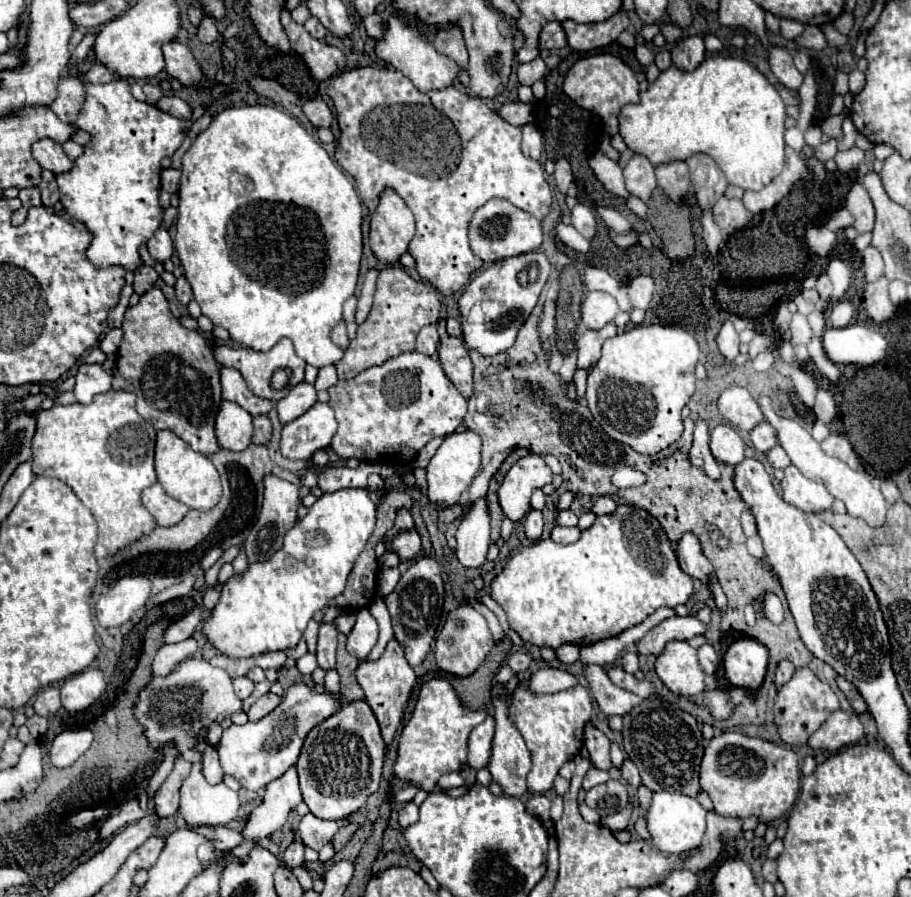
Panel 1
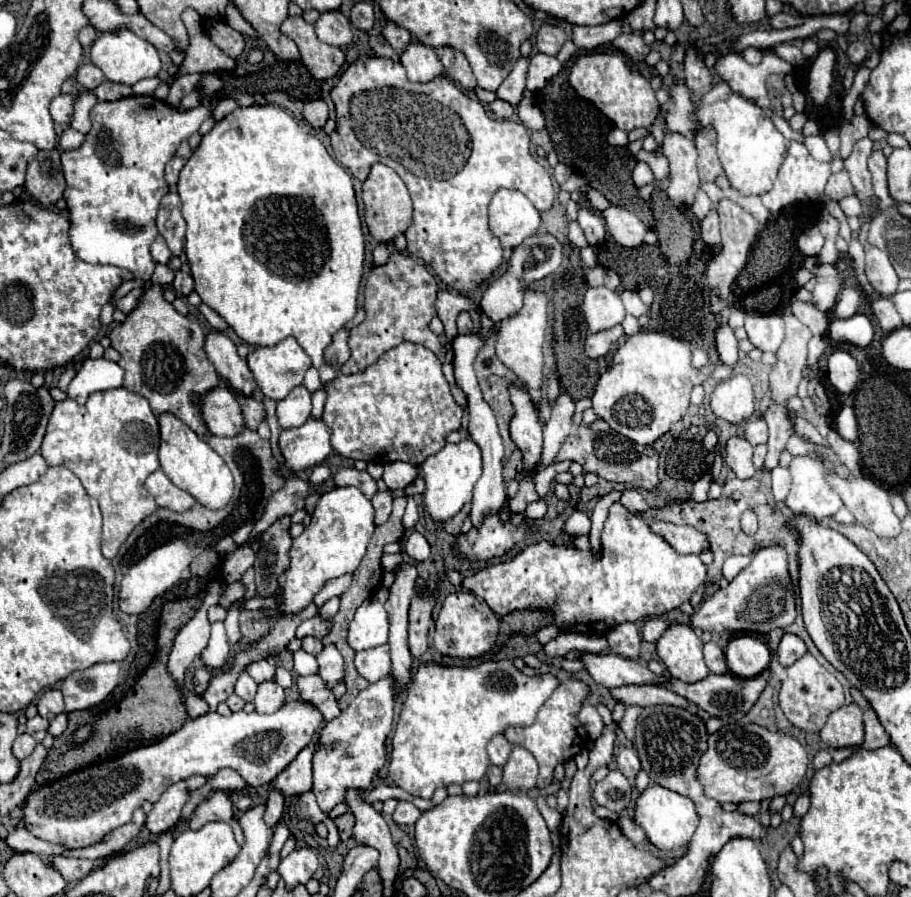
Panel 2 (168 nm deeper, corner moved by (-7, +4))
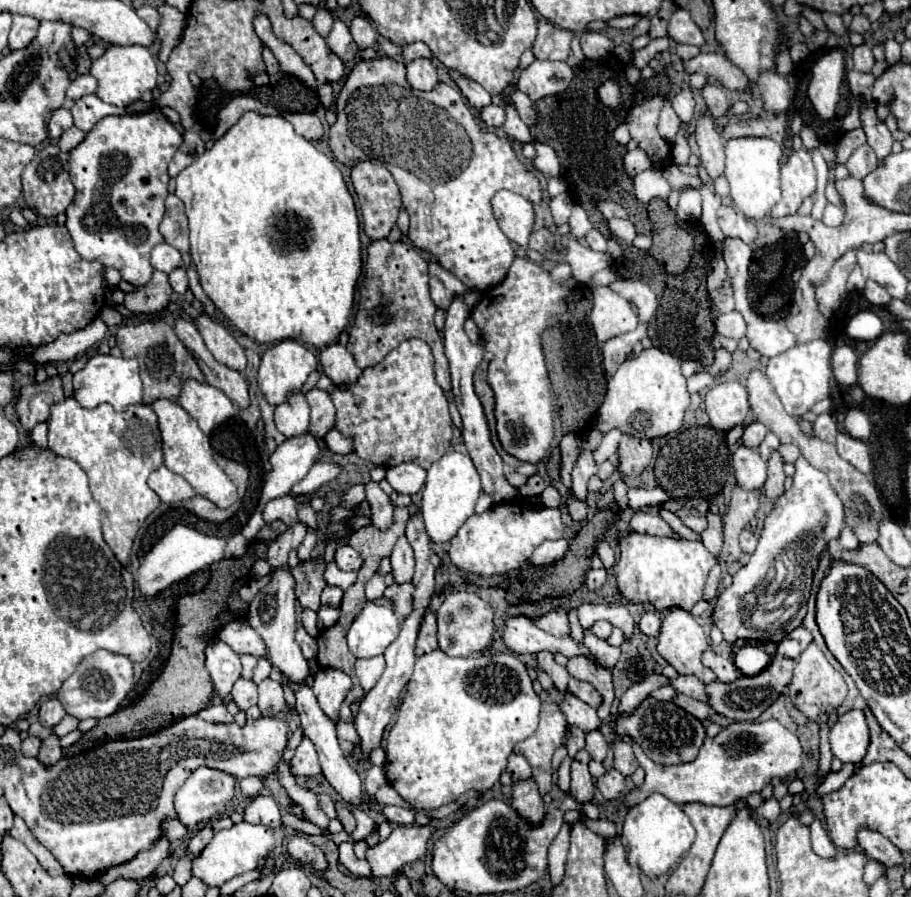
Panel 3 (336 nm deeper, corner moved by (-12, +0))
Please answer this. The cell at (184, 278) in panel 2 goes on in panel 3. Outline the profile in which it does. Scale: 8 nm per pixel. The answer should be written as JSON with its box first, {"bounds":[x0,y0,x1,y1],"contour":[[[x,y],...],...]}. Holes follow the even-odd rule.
{"bounds":[170,268,188,294],"contour":[[[176,268],[170,272],[170,286],[174,292],[178,294],[184,294],[188,290],[188,276],[186,276],[186,270],[184,268]]]}

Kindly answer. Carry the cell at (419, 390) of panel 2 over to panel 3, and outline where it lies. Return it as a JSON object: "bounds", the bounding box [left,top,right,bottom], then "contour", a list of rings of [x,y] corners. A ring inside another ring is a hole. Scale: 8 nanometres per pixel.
{"bounds":[330,340,452,468],"contour":[[[406,340],[394,348],[382,362],[366,368],[362,376],[352,384],[338,384],[330,392],[336,406],[334,428],[354,442],[354,454],[362,460],[392,468],[402,462],[416,462],[422,468],[430,468],[432,462],[440,460],[450,450],[452,440],[452,418],[448,412],[448,400],[444,390],[440,390],[434,376],[434,356],[424,340]]]}

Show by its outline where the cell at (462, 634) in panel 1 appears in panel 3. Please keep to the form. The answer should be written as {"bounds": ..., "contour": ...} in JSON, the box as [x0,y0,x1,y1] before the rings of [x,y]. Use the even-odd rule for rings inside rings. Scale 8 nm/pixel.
{"bounds":[438,592,494,656],"contour":[[[452,592],[444,598],[438,610],[438,644],[448,656],[470,656],[484,652],[494,636],[494,612],[492,608],[472,592]]]}

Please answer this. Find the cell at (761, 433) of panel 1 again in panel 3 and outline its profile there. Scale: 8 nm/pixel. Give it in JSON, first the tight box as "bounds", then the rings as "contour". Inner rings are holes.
{"bounds":[742,422,768,448],"contour":[[[754,422],[754,424],[746,426],[746,430],[742,434],[742,442],[748,448],[758,448],[762,444],[762,440],[766,438],[766,434],[768,434],[768,428],[760,422]]]}

